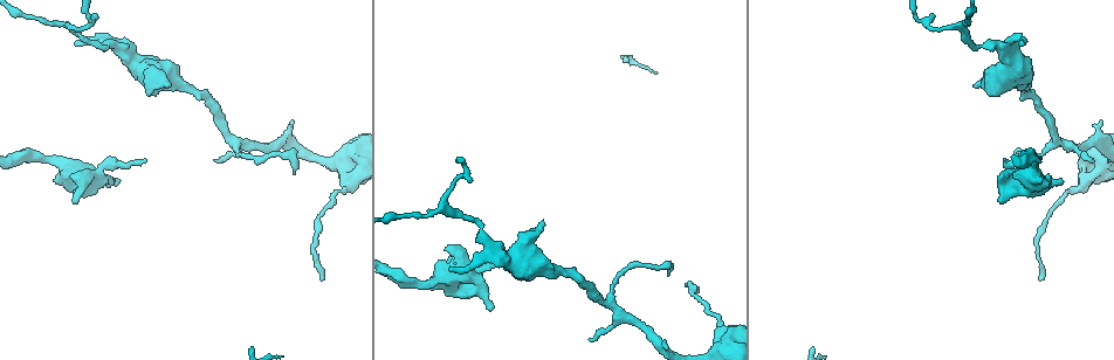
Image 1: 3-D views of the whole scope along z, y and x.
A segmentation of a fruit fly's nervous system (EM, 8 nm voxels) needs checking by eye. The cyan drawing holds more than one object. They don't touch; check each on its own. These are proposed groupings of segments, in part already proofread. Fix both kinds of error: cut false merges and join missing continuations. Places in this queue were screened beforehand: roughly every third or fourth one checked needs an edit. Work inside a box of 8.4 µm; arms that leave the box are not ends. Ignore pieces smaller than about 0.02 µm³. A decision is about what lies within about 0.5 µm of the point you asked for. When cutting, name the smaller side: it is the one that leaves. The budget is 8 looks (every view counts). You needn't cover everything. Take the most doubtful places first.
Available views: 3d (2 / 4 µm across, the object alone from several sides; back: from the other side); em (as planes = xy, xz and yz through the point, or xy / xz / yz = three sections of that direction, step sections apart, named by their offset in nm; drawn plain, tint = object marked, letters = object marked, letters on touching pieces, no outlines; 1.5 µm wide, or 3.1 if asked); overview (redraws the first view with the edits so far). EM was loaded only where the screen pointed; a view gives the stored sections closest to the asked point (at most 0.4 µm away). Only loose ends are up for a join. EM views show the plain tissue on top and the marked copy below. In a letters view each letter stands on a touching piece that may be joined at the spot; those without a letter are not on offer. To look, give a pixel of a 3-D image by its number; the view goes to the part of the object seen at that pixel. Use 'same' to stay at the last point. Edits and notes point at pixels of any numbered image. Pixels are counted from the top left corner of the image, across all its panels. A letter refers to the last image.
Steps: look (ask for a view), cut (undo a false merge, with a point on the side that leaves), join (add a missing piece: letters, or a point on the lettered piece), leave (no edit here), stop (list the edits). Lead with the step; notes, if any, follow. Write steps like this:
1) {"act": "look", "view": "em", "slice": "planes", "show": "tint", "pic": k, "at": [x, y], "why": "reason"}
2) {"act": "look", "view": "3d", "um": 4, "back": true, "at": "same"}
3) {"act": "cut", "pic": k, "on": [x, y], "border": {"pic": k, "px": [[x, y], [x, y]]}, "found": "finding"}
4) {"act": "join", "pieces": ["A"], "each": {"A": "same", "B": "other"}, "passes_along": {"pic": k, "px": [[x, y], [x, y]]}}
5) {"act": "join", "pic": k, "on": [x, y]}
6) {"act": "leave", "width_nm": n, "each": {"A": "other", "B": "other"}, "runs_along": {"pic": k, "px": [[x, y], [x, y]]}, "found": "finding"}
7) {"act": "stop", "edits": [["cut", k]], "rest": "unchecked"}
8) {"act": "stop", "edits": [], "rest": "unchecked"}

{"act": "look", "view": "em", "slice": "planes", "show": "letters", "pic": 1, "at": [450, 267], "why": "an open end"}

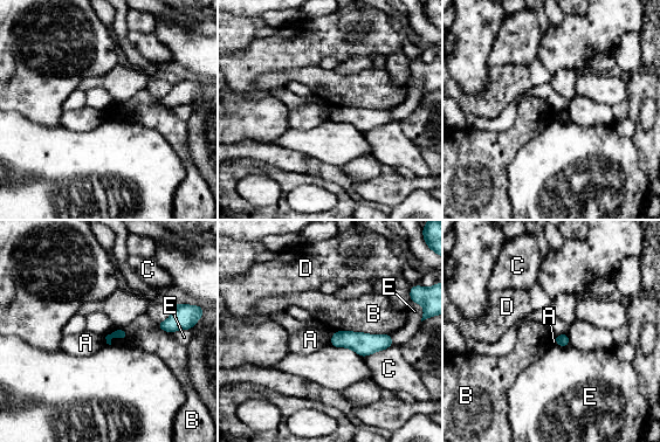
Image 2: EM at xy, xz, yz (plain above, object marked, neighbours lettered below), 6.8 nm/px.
{"act": "leave", "each": {"A": "other", "B": "other", "C": "other", "D": "other", "E": "other"}, "border": {"pic": 2, "px": [[335, 330], [391, 335]]}, "found": "no lettered piece goes on from it"}

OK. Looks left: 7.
{"act": "look", "view": "em", "slice": "xy", "step": 8, "show": "tint", "pic": 1, "at": [145, 160], "why": "thin end"}

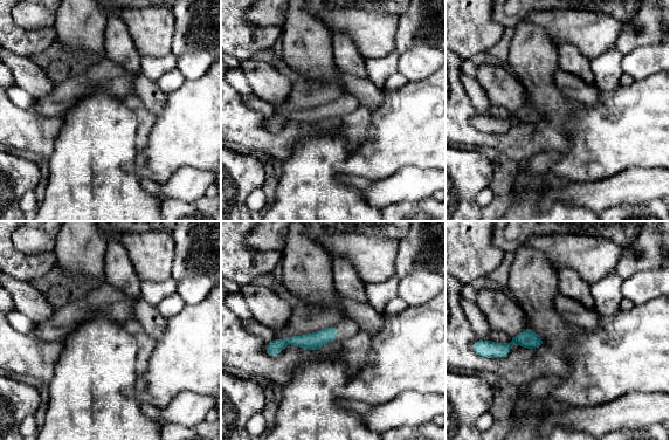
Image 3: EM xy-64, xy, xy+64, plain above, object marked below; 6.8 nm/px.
{"act": "look", "view": "em", "slice": "planes", "show": "letters", "at": "same", "why": "cut it another way"}

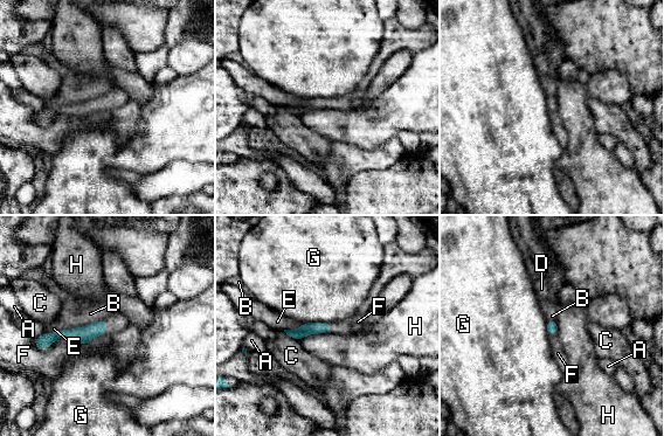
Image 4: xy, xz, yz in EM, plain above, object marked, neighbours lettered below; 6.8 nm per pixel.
{"act": "leave", "each": {"A": "other", "B": "other", "C": "other", "D": "other", "E": "other", "F": "other", "G": "other", "H": "other"}, "found": "none of them fits"}

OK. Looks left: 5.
{"act": "look", "view": "em", "slice": "planes", "show": "tint", "pic": 1, "at": [215, 160], "why": "thin end"}

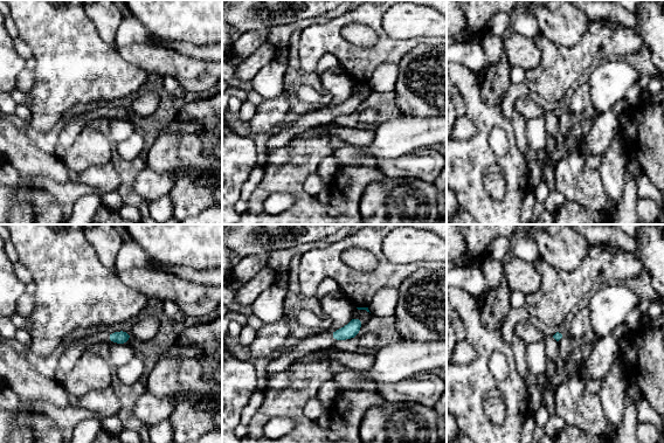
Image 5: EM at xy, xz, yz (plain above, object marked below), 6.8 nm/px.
{"act": "look", "view": "em", "slice": "planes", "show": "letters", "at": "same"}

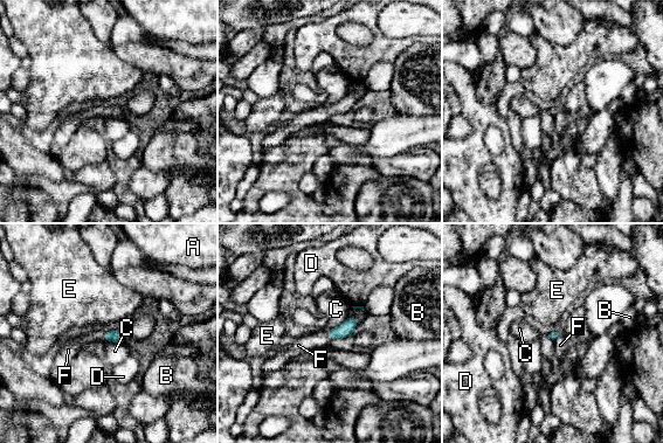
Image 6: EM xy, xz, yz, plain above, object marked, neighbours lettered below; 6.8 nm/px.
{"act": "join", "pieces": ["F"], "longest_contact_nm": ["C", 190], "each": {"A": "other", "B": "other", "C": "other", "D": "other", "E": "other", "F": "same"}, "passes_along": {"pic": 6, "px": [[117, 336], [104, 338], [70, 348]]}, "found": "it goes on there"}

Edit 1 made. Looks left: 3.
{"act": "stop", "edits": [["join", 6]], "rest": "unchecked"}

